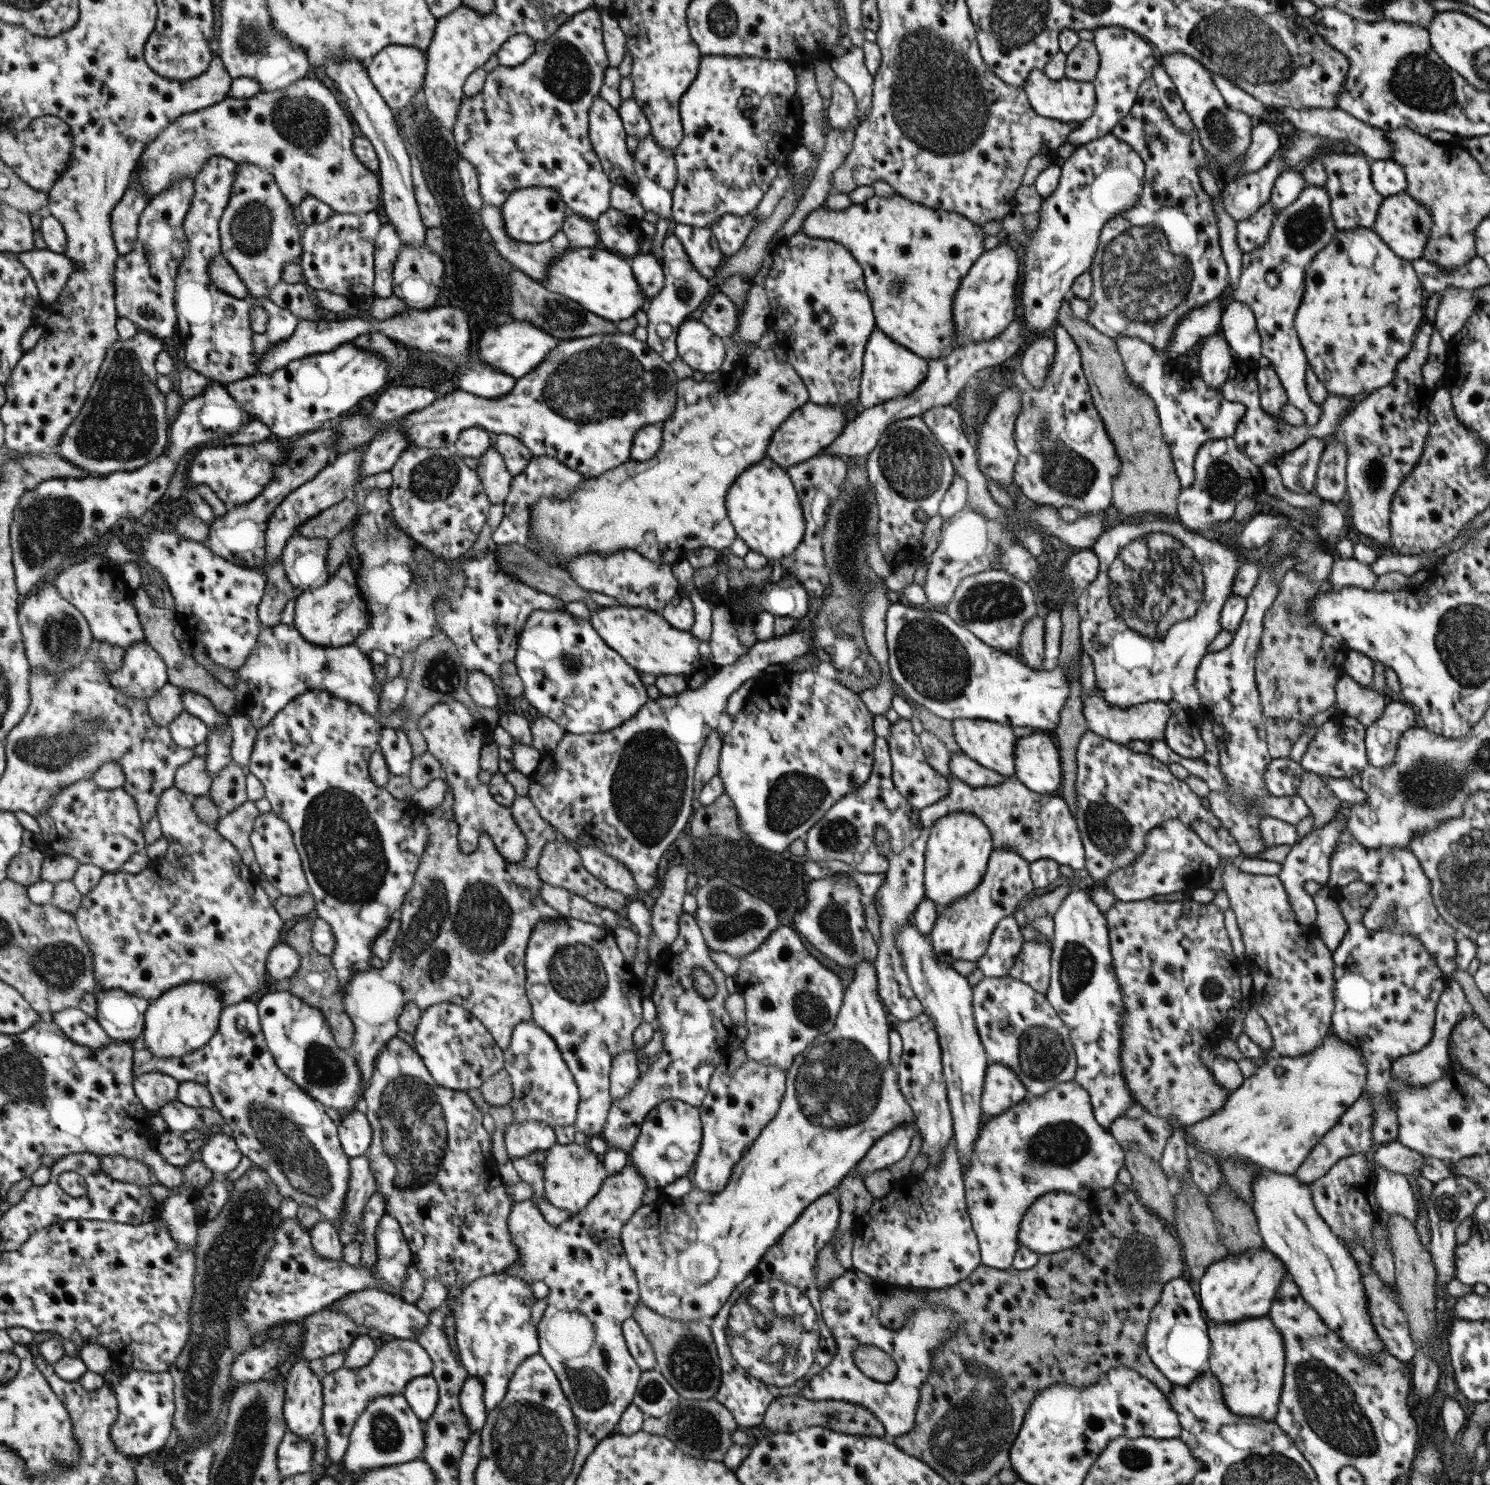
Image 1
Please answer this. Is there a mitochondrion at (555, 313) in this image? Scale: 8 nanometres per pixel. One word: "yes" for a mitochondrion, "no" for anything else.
yes

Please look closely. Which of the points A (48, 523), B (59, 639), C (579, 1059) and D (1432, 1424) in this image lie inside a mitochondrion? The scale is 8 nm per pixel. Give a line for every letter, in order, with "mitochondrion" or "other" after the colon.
A: mitochondrion
B: mitochondrion
C: other
D: other

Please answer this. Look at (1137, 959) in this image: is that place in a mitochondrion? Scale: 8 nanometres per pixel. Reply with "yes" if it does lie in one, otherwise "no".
no

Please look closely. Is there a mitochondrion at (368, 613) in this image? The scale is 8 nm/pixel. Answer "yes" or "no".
no

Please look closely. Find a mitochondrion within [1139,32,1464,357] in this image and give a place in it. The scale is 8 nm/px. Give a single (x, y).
(1416, 80)

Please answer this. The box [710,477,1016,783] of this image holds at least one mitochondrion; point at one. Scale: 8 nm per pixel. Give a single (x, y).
(933, 660)

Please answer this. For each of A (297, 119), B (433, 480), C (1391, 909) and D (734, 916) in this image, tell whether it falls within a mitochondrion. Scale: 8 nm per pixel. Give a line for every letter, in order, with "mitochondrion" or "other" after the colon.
A: mitochondrion
B: mitochondrion
C: mitochondrion
D: mitochondrion

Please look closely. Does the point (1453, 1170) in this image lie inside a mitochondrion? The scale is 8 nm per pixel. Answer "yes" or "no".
no

